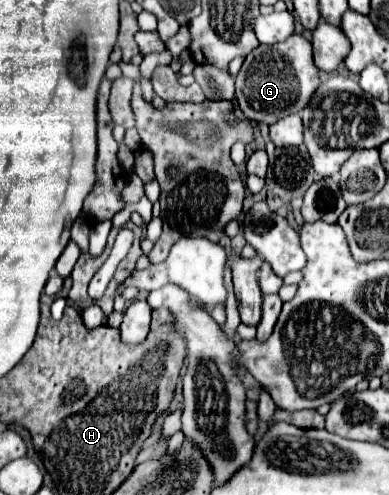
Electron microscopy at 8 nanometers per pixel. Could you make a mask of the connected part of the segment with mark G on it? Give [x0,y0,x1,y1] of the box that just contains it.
[236,34,320,124]

